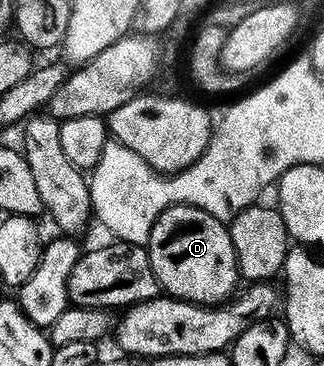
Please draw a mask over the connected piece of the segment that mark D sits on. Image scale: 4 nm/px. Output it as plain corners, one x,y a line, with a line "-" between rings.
171,204
156,218
148,234
145,249
152,262
152,274
156,274
158,279
158,287
167,296
175,296
177,300
187,300
193,304
213,306
226,303
239,291
240,277
236,250
232,250
229,227
202,208
191,204

